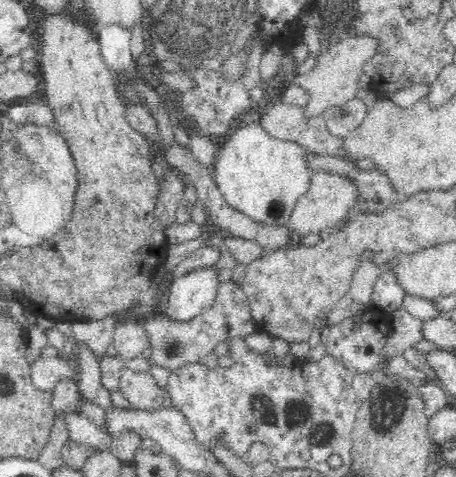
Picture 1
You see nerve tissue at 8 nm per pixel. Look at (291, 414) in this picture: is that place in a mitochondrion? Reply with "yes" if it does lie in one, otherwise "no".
yes

